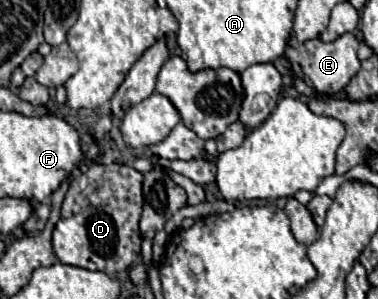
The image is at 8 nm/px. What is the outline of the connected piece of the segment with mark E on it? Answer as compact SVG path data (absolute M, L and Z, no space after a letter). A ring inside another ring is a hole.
M344 33L332 43L324 43L320 39L310 39L306 43L300 43L296 49L286 49L286 59L292 65L292 71L296 77L300 77L306 85L316 89L318 93L338 93L342 91L348 81L358 73L360 61L356 57L356 51L360 47L360 41L354 33Z

